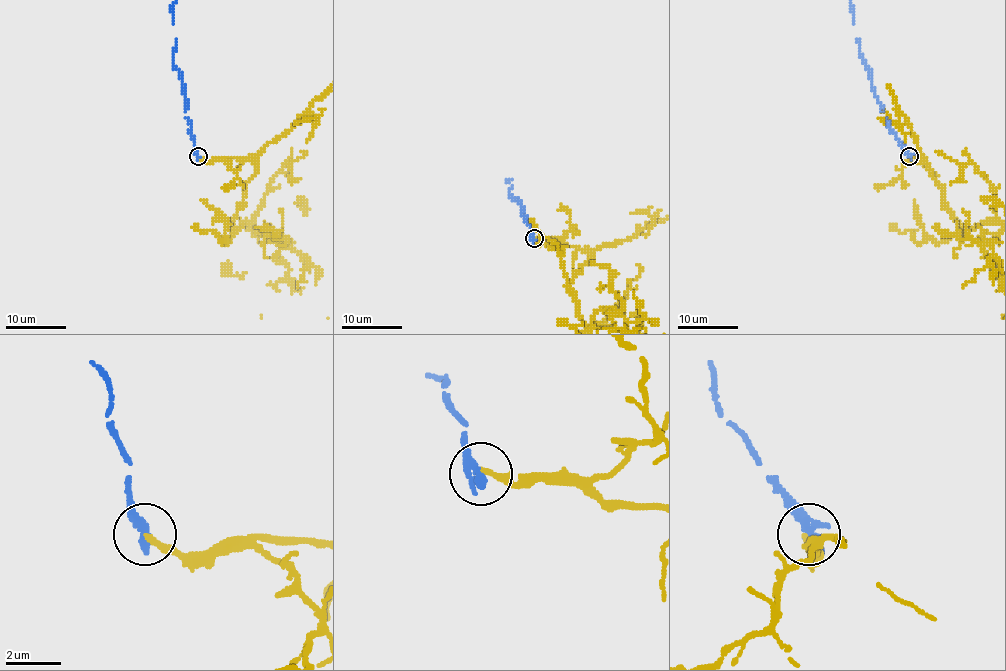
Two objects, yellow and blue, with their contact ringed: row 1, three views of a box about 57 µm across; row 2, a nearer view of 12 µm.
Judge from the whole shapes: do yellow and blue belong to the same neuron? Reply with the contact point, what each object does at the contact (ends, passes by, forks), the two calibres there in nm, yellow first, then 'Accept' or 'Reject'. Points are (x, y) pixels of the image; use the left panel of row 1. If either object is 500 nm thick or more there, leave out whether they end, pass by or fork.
Place: (198, 156). At the ring yellow ends. At the ring blue ends. Thickness 220 nm (yellow) against 440 nm. Reject

